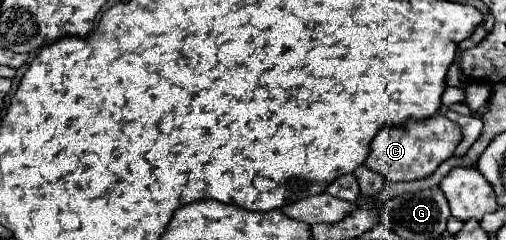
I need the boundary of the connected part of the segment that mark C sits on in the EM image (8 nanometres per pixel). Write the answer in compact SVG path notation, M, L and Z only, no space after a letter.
M436 113L424 121L408 121L402 127L382 129L372 141L372 151L364 165L380 173L388 183L398 181L418 181L426 179L436 171L436 167L454 155L454 149L462 141L462 131L448 117Z

